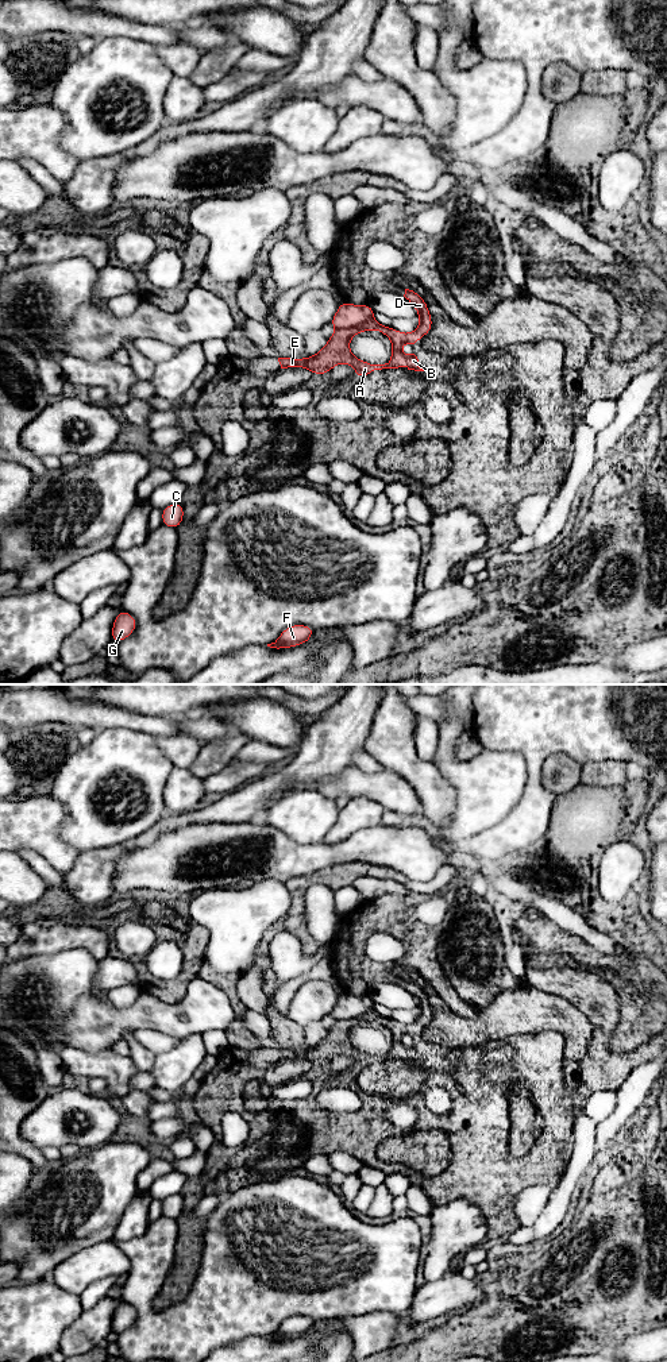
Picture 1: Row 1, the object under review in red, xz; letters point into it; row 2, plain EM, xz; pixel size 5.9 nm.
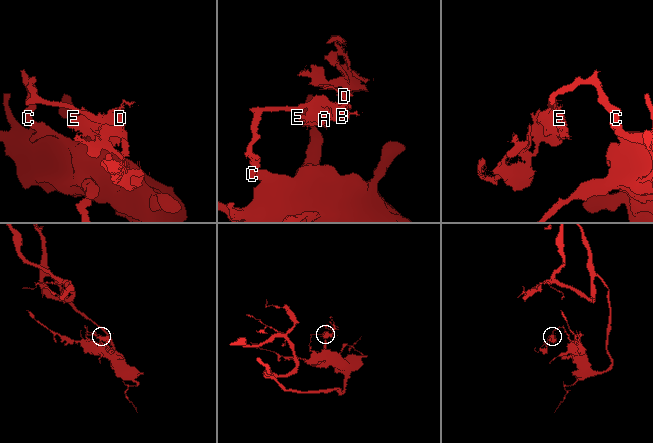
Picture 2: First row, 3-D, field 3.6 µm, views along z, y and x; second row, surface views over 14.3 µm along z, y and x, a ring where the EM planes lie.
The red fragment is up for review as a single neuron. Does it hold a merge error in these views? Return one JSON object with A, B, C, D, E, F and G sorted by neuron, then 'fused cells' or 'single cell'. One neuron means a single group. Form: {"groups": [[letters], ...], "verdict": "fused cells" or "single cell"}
{"groups": [["A", "B", "D", "E"], ["C", "F", "G"]], "verdict": "fused cells"}

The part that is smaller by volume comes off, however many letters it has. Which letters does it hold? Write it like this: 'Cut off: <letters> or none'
Cut off: A, B, D, E

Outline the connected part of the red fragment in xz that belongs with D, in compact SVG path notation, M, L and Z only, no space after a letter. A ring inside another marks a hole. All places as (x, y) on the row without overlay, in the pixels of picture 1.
M405 980L404 988L416 999L420 1008L419 1018L410 1023L404 1025L379 1015L377 1011L370 1010L362 1016L338 1020L328 1034L313 1047L290 1050L290 1049L278 1049L281 1060L288 1058L302 1058L308 1060L312 1065L328 1065L332 1058L340 1054L347 1054L355 1060L355 1066L363 1069L365 1066L382 1060L402 1060L404 1056L408 1057L408 1061L425 1062L419 1058L419 1043L415 1043L410 1047L406 1047L401 1043L401 1037L409 1034L413 1039L416 1038L417 1031L432 1020L432 1008L428 1002L428 996L424 989L409 980ZM365 1022L379 1022L392 1031L392 1050L385 1056L371 1056L363 1052L359 1052L350 1042L350 1031L359 1023Z

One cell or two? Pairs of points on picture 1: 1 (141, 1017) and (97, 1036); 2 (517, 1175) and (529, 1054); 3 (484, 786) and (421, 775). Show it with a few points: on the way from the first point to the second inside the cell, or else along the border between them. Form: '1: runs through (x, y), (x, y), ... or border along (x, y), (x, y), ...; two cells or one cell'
1: runs through (130, 1018), (115, 1021), (108, 1026); one cell
2: runs through (494, 1143), (494, 1088), (501, 1081); one cell
3: border along (428, 761), (455, 791), (454, 810); two cells

